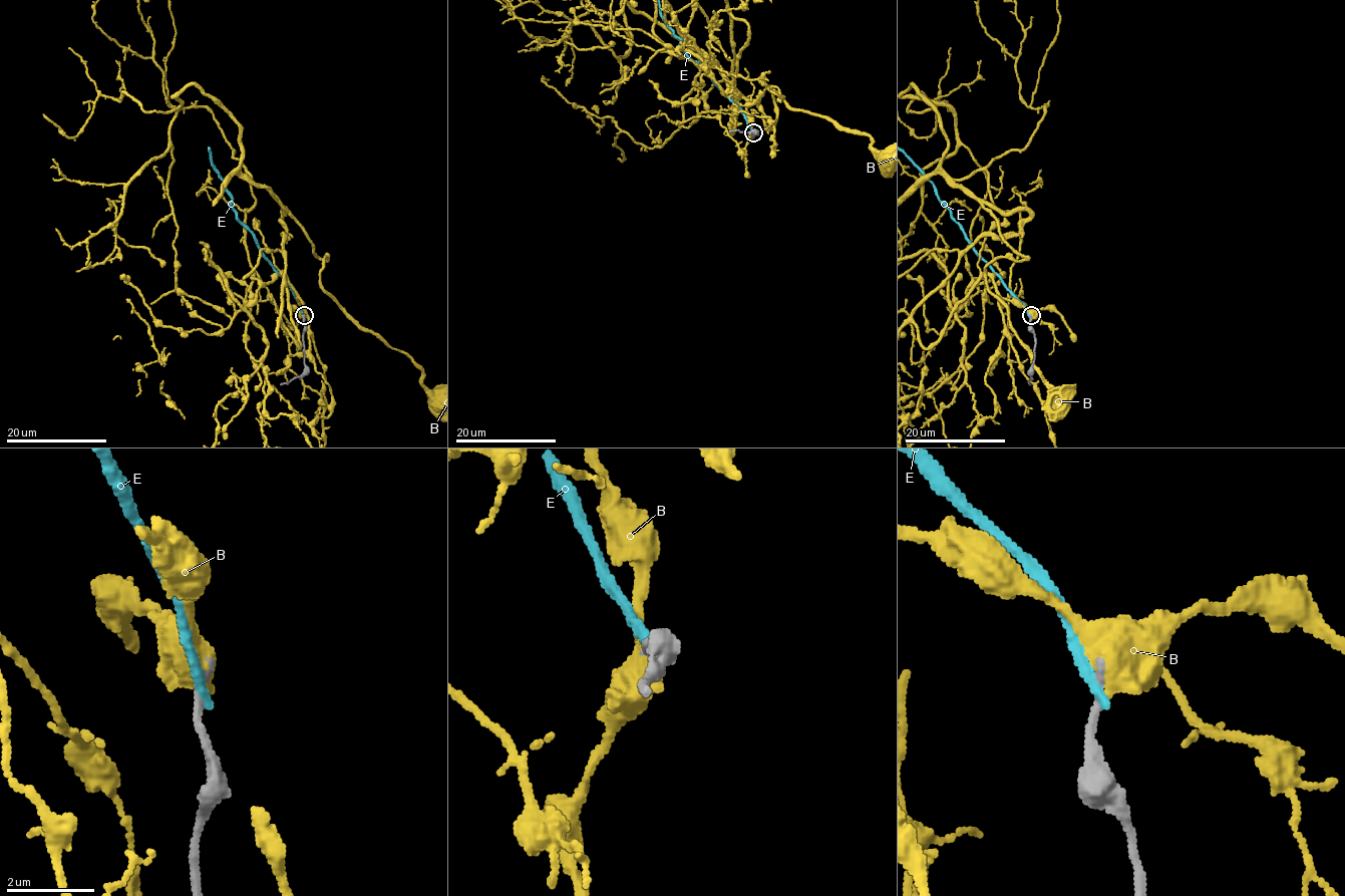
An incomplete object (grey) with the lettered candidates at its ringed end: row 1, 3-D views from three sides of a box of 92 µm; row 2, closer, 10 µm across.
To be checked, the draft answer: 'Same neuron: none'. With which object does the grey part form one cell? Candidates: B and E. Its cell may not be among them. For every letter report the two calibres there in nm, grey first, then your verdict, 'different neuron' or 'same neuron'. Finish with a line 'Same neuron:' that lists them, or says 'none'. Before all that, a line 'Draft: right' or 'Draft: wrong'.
Draft: wrong
B: calibres 240 and 800 nm; same neuron
E: calibres 240 and 280 nm; different neuron
Same neuron: B

